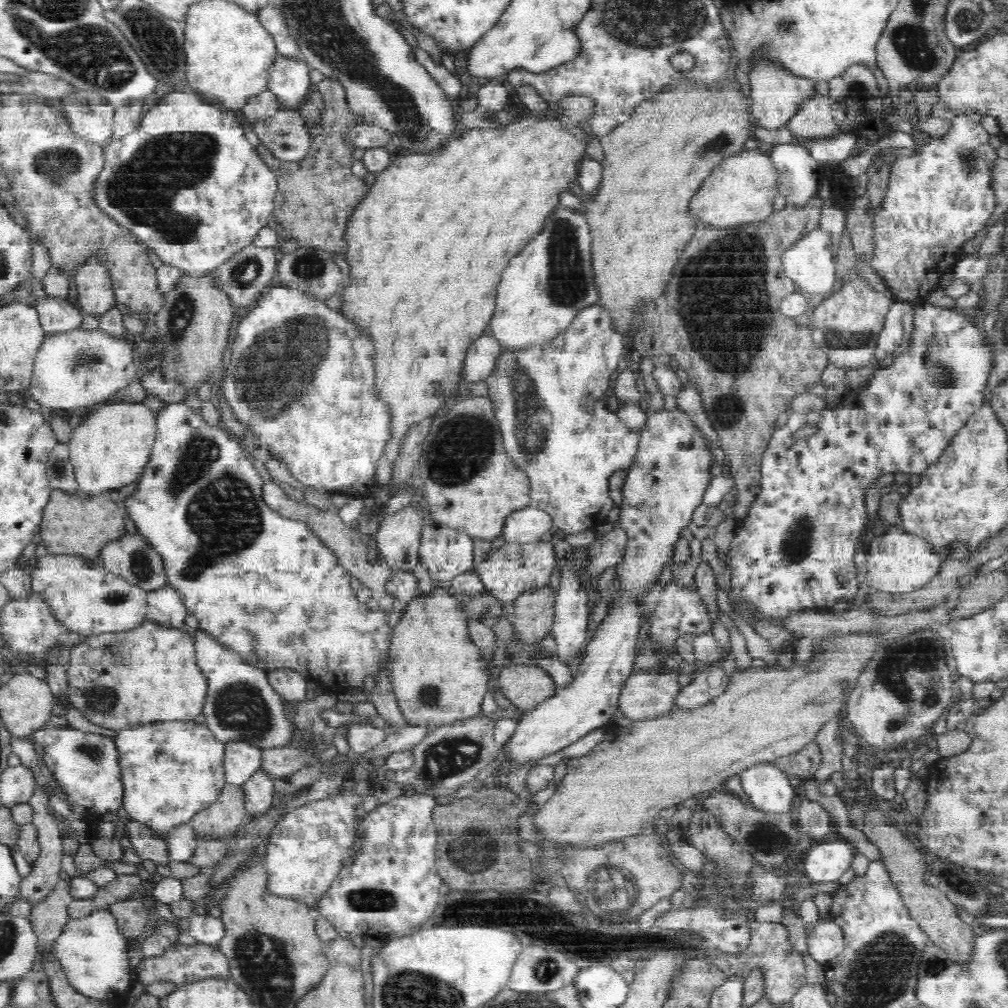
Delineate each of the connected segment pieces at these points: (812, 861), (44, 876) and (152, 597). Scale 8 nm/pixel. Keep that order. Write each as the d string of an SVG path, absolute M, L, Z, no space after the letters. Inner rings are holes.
M846 839L814 844L805 855L804 872L815 882L838 881L850 868L856 855L857 849Z
M37 787L30 799L30 806L33 806L33 826L37 832L37 840L41 845L38 858L31 865L30 873L24 876L18 884L17 901L30 902L33 907L43 903L46 897L54 890L60 878L60 860L62 851L62 839L59 828L58 816L52 811L48 804L47 793L44 788Z
M164 587L151 592L148 599L148 621L154 621L164 628L183 629L186 620L186 607L180 599L180 595Z

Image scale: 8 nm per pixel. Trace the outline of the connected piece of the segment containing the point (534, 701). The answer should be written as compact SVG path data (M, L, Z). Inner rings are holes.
M509 664L499 674L504 696L511 700L519 713L536 708L557 692L554 679L539 665Z

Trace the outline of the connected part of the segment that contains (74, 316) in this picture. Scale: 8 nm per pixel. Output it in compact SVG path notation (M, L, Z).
M46 298L35 305L44 336L80 329L82 312L68 301Z

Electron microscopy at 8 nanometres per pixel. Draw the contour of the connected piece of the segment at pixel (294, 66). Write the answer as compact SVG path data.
M277 57L268 68L269 91L282 108L297 109L311 93L309 64L297 58Z

